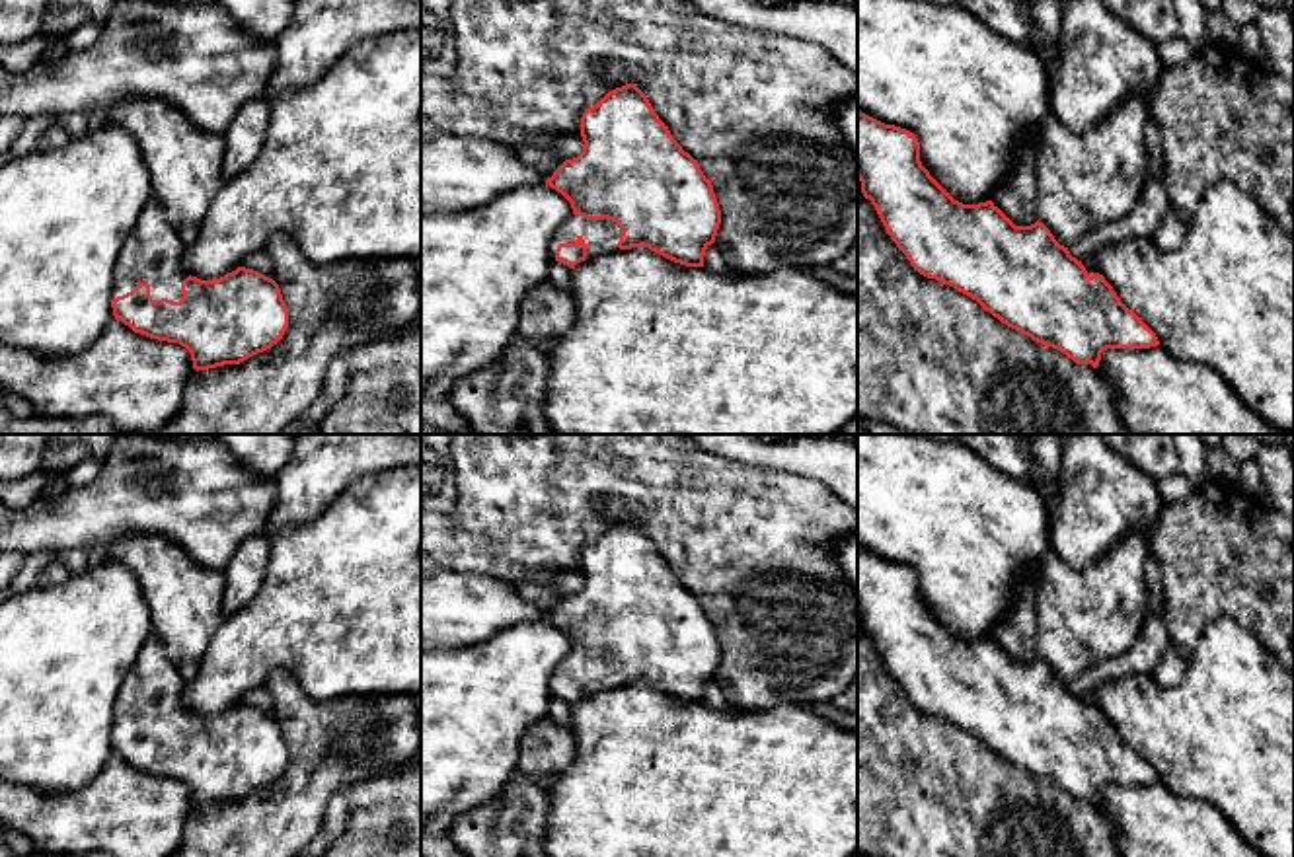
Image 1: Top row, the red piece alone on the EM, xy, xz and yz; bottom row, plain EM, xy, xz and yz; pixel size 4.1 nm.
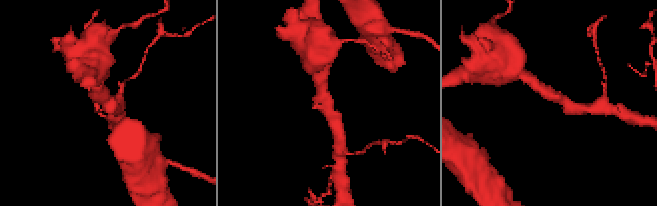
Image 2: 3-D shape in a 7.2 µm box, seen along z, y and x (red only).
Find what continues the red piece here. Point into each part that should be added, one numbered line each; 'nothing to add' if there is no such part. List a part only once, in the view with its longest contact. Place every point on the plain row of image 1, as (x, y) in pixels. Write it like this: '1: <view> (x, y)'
1: xy (152, 688)

